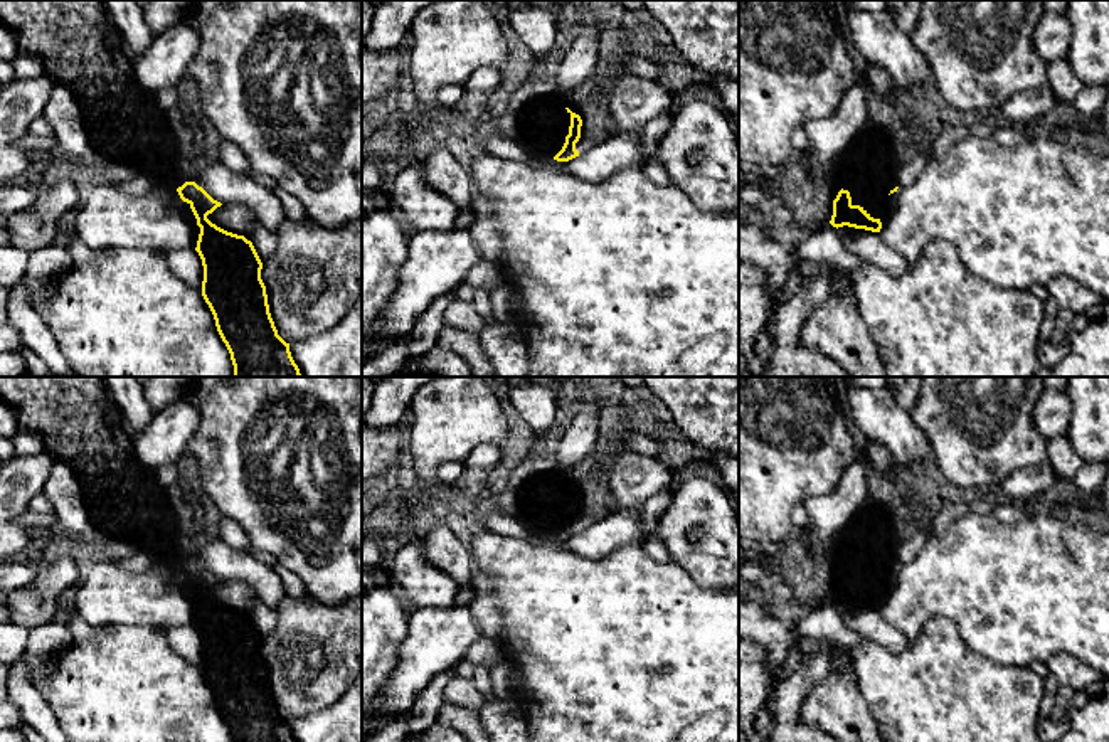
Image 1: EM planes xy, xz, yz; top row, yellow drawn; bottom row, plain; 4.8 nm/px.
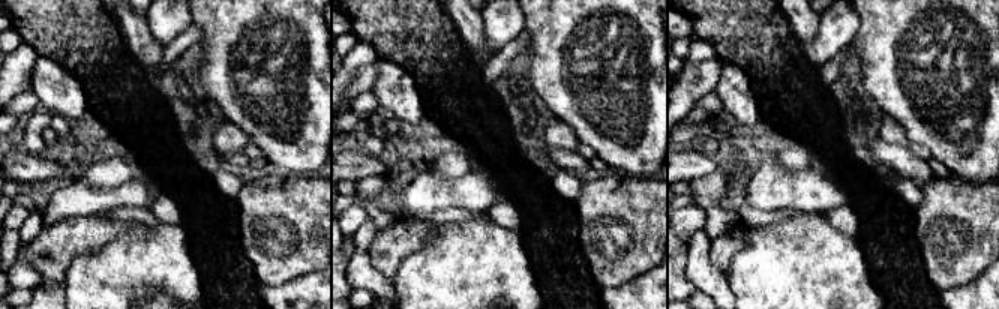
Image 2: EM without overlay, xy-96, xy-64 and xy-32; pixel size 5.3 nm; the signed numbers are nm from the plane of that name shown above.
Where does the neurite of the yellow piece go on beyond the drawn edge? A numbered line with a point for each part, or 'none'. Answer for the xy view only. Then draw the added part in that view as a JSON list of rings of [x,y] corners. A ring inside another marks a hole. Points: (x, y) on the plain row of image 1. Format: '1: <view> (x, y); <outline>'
1: xy (79, 423); [[[0,377],[0,400],[15,411],[20,431],[39,434],[44,439],[44,453],[74,469],[91,533],[99,540],[123,540],[138,550],[148,550],[157,555],[160,565],[177,567],[185,560],[177,538],[172,537],[173,515],[168,513],[167,493],[157,483],[155,471],[140,463],[135,434],[106,390],[104,377]]]

